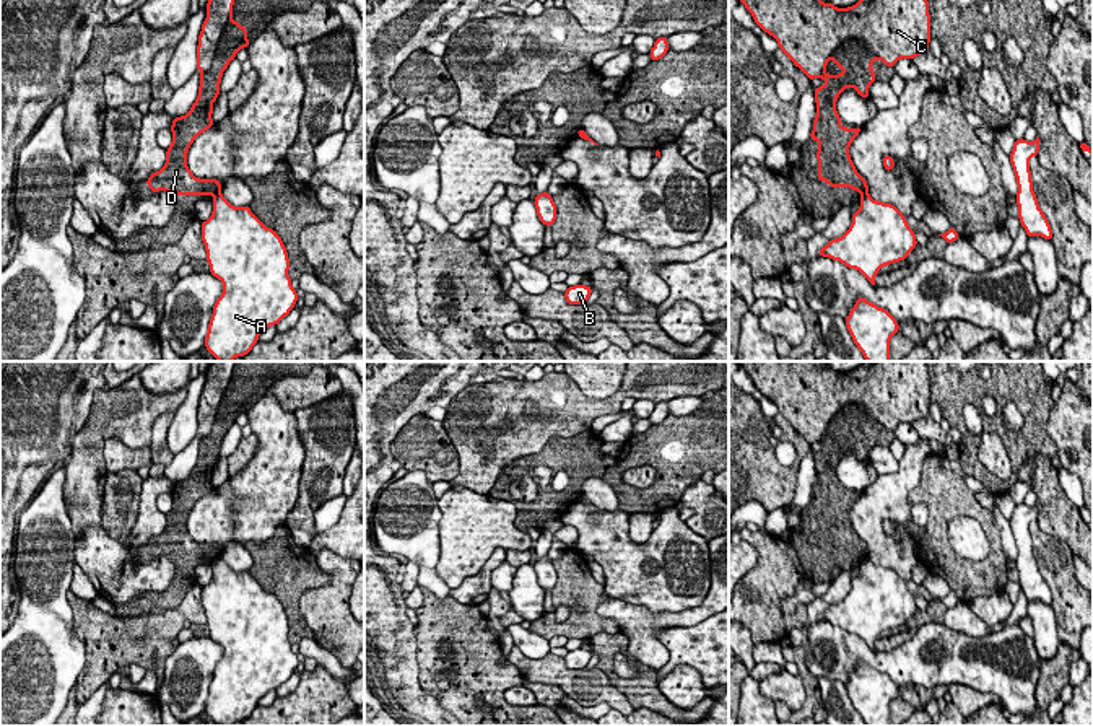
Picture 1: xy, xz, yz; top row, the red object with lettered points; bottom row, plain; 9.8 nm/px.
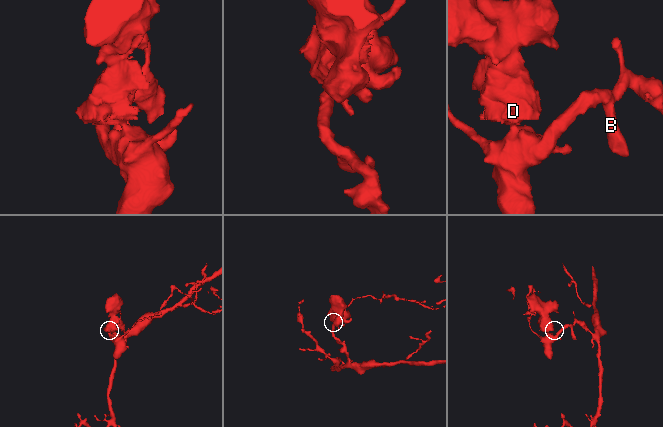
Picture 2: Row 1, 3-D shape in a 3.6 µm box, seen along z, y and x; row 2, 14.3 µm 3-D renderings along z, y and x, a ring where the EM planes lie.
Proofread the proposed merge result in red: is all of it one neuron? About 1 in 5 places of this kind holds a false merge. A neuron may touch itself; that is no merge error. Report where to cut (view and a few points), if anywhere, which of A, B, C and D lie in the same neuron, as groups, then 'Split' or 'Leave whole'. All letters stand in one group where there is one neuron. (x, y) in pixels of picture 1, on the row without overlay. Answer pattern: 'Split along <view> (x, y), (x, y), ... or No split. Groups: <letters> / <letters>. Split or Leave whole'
Split along yz (861, 559), (867, 560). Groups: A B / C D. Split

